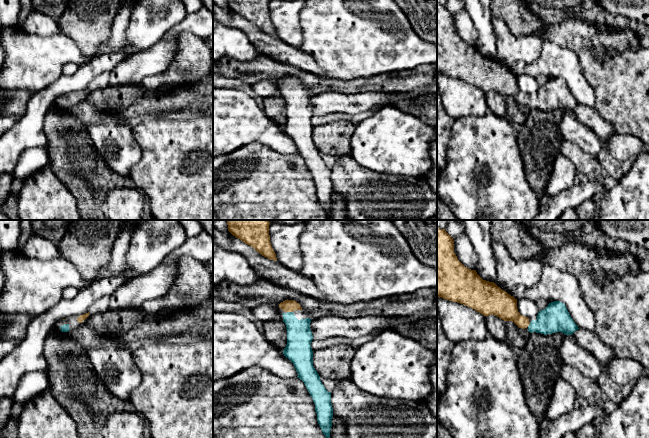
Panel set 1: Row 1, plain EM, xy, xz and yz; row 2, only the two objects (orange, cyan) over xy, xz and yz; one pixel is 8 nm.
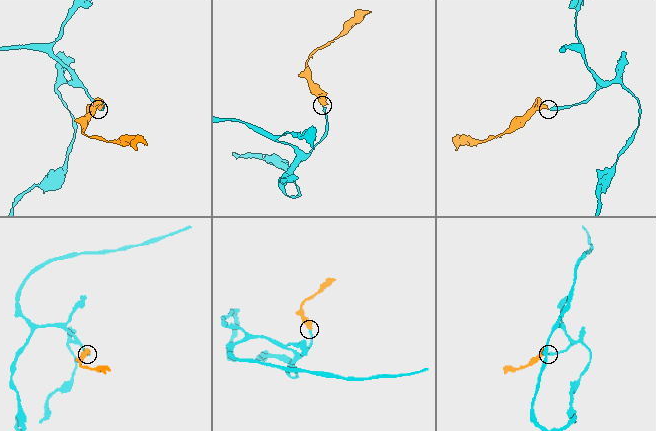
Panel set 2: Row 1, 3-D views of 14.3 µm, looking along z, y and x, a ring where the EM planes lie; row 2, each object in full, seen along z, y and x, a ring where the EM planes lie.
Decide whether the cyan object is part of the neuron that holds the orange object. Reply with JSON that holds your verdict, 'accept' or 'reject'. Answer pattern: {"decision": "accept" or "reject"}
{"decision": "accept"}

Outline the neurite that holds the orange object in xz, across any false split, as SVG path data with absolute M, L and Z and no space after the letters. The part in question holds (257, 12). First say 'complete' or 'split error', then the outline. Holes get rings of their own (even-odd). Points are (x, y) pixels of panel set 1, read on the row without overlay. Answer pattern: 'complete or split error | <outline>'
complete | M227 0L228 7L245 20L253 23L262 32L277 37L276 30L271 22L270 0Z

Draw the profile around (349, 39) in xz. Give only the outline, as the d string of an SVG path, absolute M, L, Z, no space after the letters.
M305 0L300 14L303 42L299 48L313 57L327 78L354 80L386 72L437 64L437 45L423 41L394 0Z

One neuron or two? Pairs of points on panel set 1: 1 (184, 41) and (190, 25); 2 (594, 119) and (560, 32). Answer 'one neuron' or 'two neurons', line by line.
1: two neurons
2: two neurons

